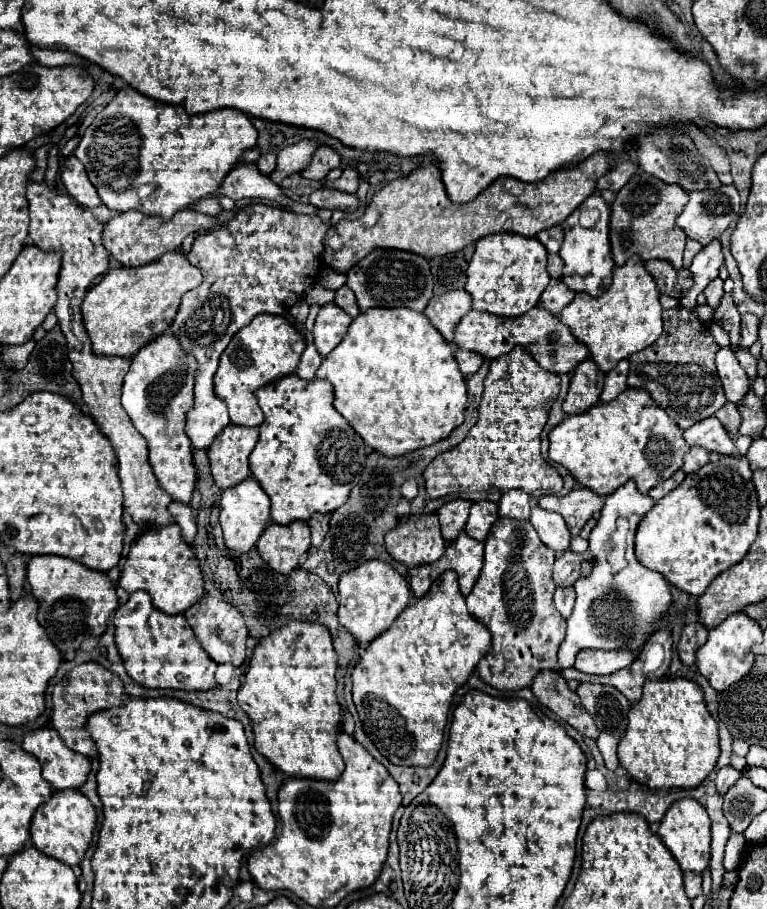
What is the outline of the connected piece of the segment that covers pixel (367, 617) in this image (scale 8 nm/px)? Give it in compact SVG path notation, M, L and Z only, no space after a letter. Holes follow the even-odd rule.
M370 561L356 567L354 571L344 573L338 583L338 593L340 593L338 619L360 645L368 645L378 635L382 635L410 603L410 589L406 579L396 569L382 561ZM348 597L354 597L356 605L346 605Z

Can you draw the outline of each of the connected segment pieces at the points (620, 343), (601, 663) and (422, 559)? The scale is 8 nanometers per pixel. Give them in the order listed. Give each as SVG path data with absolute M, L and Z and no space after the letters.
M634 255L622 267L614 267L614 283L600 297L594 299L590 295L576 293L572 303L560 311L560 321L570 327L572 335L580 343L588 347L600 371L608 373L618 361L650 347L662 335L662 307L658 297L660 293L654 279L650 279L642 259Z
M586 649L576 657L574 667L582 673L590 675L612 675L614 671L620 671L624 667L632 665L632 653L630 651L592 651Z
M424 513L410 515L386 533L386 549L394 561L404 563L408 569L434 563L446 549L438 517Z

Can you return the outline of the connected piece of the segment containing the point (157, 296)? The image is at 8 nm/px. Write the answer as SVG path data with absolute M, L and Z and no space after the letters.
M180 251L174 253L166 253L160 259L146 263L142 267L120 267L120 269L110 269L104 279L94 285L92 289L86 291L86 297L80 305L82 311L82 319L84 319L84 327L86 333L90 337L92 343L92 351L96 355L104 355L104 357L132 357L142 345L146 345L150 339L154 339L156 335L160 335L162 331L166 331L174 319L174 313L180 307L180 299L186 291L198 287L202 283L202 271L194 265L188 263L186 255Z

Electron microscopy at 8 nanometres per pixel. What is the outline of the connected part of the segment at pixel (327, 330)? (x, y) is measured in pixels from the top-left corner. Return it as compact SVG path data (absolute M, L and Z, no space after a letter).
M334 303L320 307L312 335L314 335L314 345L322 357L326 357L344 339L350 323L352 317L346 315Z

